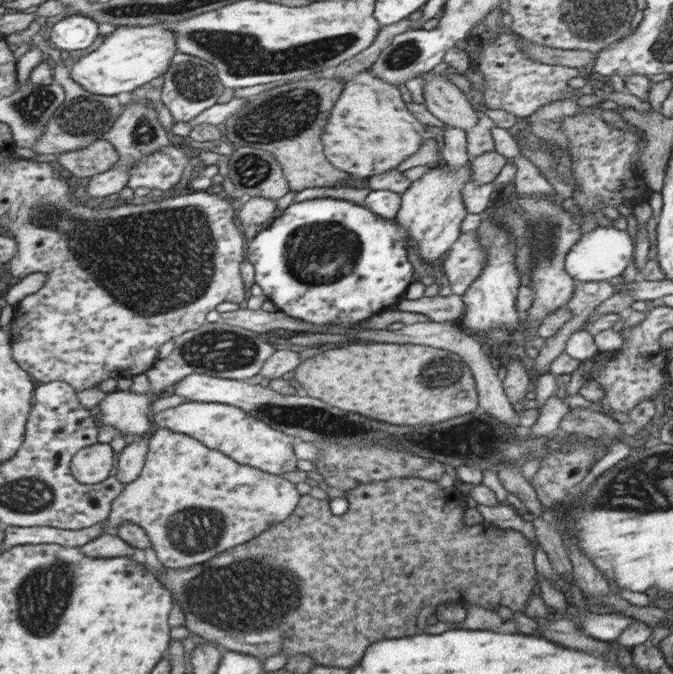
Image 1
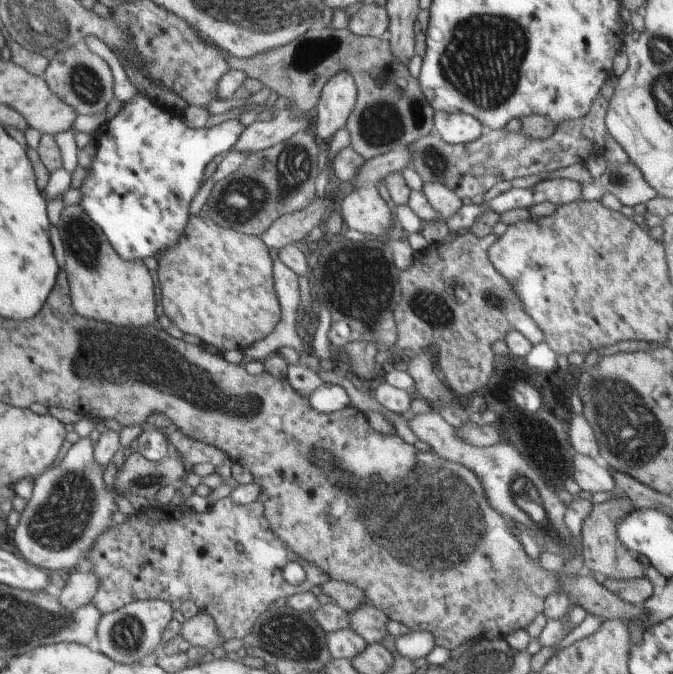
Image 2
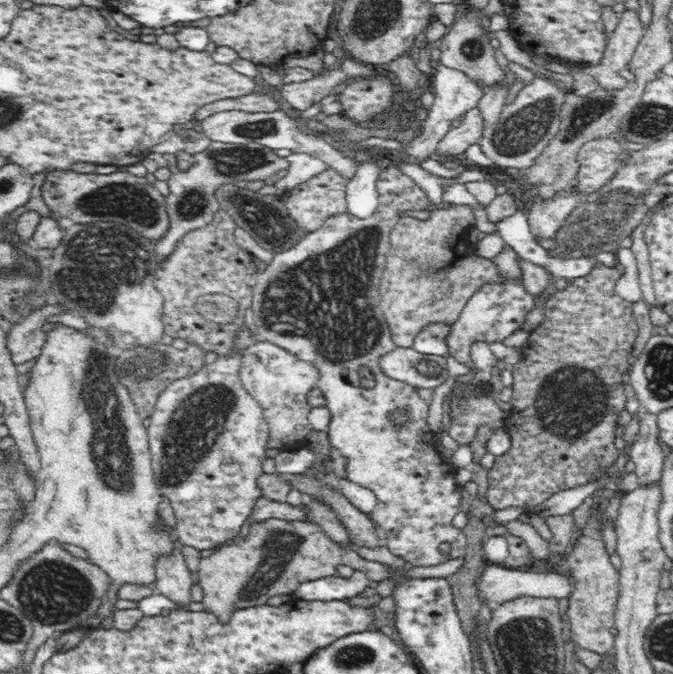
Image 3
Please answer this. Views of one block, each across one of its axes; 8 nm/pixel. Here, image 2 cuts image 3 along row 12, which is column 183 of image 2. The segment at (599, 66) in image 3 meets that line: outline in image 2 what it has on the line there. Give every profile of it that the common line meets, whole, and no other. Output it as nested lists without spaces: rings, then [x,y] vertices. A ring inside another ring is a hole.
[[[198,611],[192,618],[186,619],[181,624],[180,635],[189,646],[204,646],[210,651],[222,646],[225,641],[217,629],[215,620],[204,611]]]

